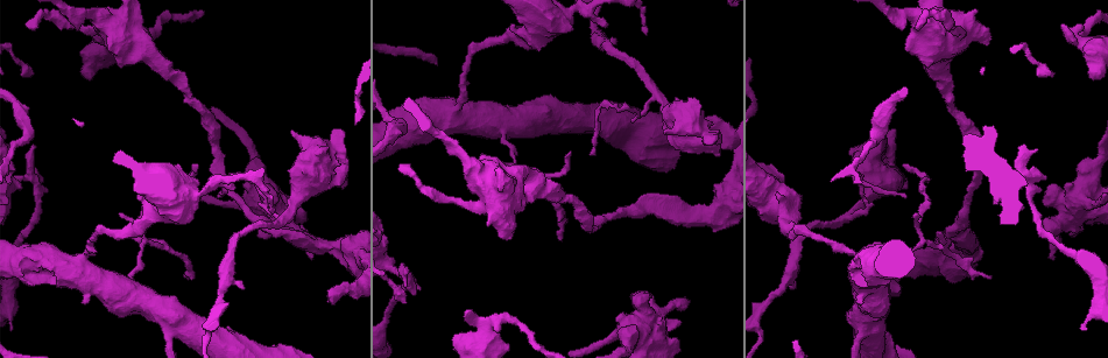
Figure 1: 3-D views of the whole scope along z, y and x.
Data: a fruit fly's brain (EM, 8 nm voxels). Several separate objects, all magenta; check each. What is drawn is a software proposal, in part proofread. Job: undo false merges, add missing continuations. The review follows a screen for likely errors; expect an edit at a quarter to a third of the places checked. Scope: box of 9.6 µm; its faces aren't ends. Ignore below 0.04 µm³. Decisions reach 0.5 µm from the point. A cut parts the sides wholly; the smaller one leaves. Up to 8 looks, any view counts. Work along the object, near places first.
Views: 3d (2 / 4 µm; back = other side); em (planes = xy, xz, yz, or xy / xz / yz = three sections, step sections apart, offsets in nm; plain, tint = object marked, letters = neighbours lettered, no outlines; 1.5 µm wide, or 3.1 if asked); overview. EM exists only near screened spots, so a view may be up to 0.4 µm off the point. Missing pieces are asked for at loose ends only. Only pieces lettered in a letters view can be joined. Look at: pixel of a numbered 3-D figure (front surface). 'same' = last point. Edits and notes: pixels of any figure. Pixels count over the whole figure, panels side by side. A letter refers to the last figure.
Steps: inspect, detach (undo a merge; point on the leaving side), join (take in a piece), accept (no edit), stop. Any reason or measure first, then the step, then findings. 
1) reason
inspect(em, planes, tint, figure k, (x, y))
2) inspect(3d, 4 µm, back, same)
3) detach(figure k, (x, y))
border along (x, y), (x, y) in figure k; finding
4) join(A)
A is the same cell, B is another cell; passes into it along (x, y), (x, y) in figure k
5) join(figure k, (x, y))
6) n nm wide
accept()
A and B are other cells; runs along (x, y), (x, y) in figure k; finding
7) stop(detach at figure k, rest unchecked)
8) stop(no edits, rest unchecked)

sudden change in width
inspect(em, xz, step 8, tint, figure 1, (504, 128))

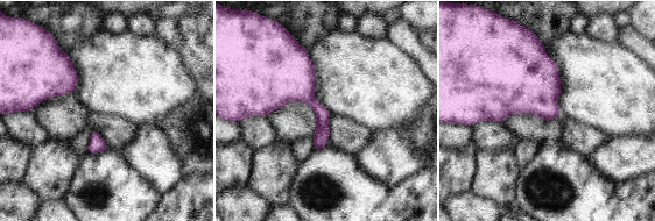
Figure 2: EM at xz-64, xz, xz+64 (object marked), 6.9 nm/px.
inspect(em, yz, step 4, letters, same)

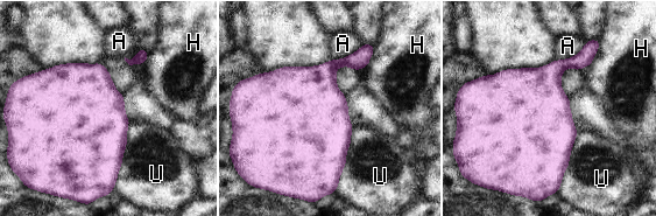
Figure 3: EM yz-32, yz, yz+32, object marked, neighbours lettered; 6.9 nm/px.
700 nm wide
accept()
A, H and U are other cells; border along (129, 123), (122, 164), (113, 188) in figure 3; continuous, no second neuron

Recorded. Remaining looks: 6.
stops while still wide
inspect(em, planes, letters, figure 1, (339, 129))

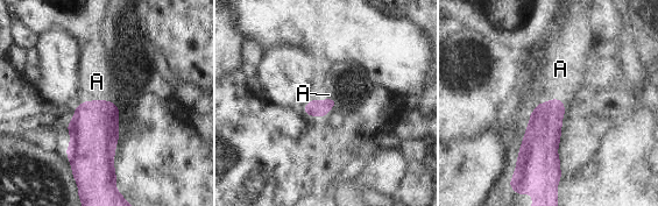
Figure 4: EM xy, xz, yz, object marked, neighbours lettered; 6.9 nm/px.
A touches over 180 nm
join(A)
A is the same cell; passes into it along (93, 130), (97, 100), (97, 82) in figure 4; the neuron continues

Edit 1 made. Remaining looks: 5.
redraw
inspect(overview)

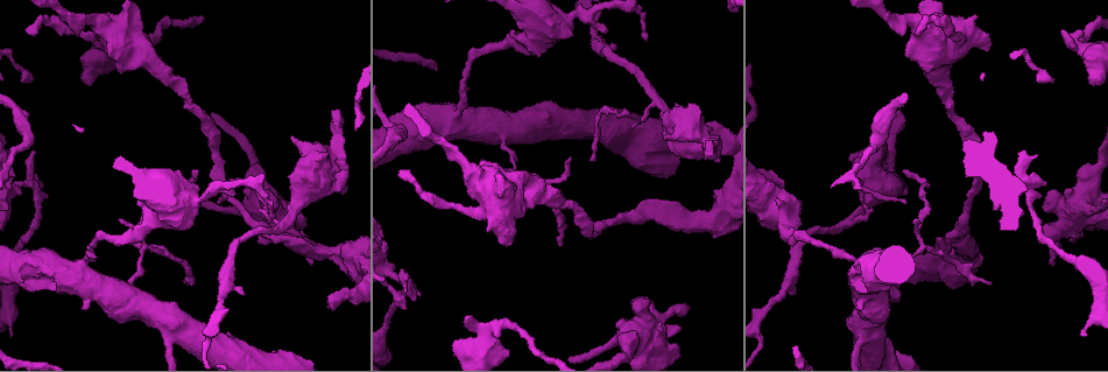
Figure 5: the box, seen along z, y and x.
calibre changes
inspect(3d, 4 µm, figure 5, (1071, 35))

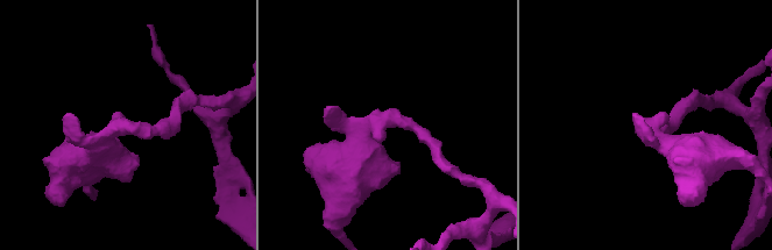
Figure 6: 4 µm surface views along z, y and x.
now the EM
inspect(em, planes, plain, figure 6, (120, 125))

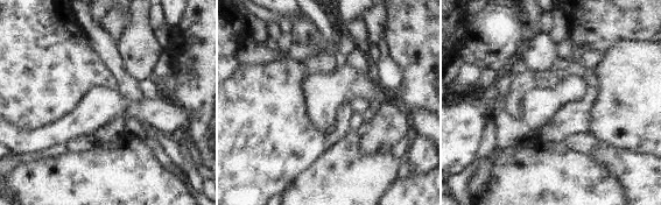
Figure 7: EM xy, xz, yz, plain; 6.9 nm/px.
see the neighbours
inspect(em, planes, letters, same)

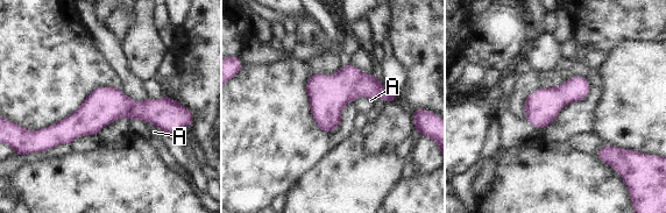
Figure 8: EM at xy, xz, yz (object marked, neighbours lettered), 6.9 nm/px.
accept()
A is another cell; runs along (178, 115), (99, 109), (47, 132) in figure 8; all the same neuron

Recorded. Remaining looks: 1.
stop(join at figure 4, rest unchecked)

